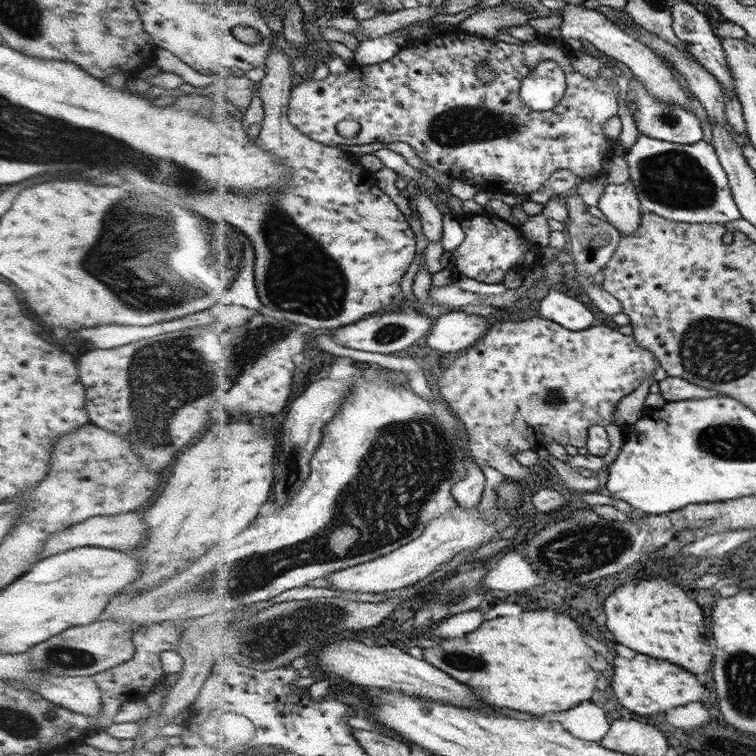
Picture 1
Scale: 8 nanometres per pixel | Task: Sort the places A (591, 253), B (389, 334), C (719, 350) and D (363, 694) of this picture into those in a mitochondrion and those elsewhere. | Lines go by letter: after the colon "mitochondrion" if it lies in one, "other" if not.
A: other
B: mitochondrion
C: mitochondrion
D: other

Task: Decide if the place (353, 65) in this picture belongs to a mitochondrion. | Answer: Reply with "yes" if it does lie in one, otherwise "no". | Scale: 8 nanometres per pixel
no

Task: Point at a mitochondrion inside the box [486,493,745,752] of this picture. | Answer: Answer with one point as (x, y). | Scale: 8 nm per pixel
(585, 543)

